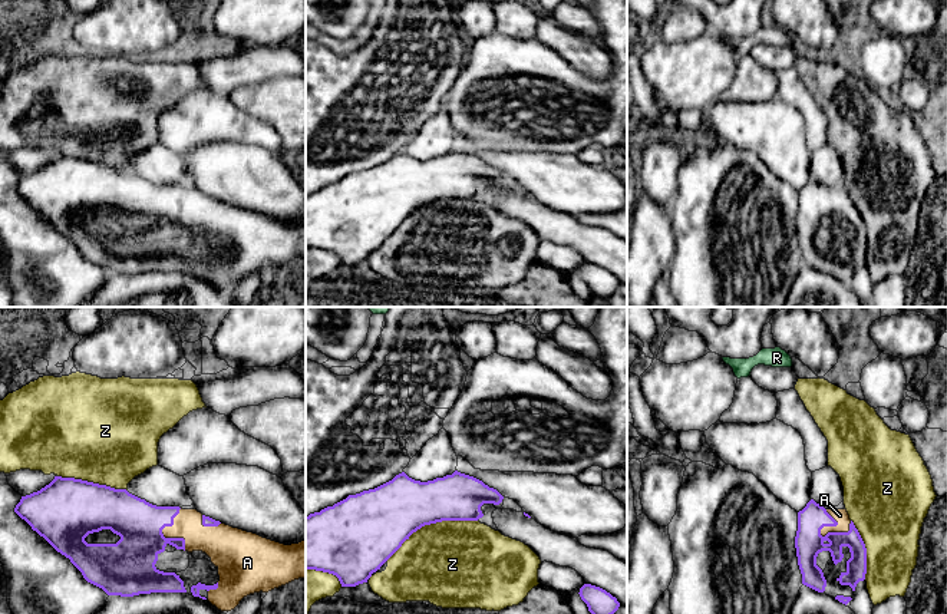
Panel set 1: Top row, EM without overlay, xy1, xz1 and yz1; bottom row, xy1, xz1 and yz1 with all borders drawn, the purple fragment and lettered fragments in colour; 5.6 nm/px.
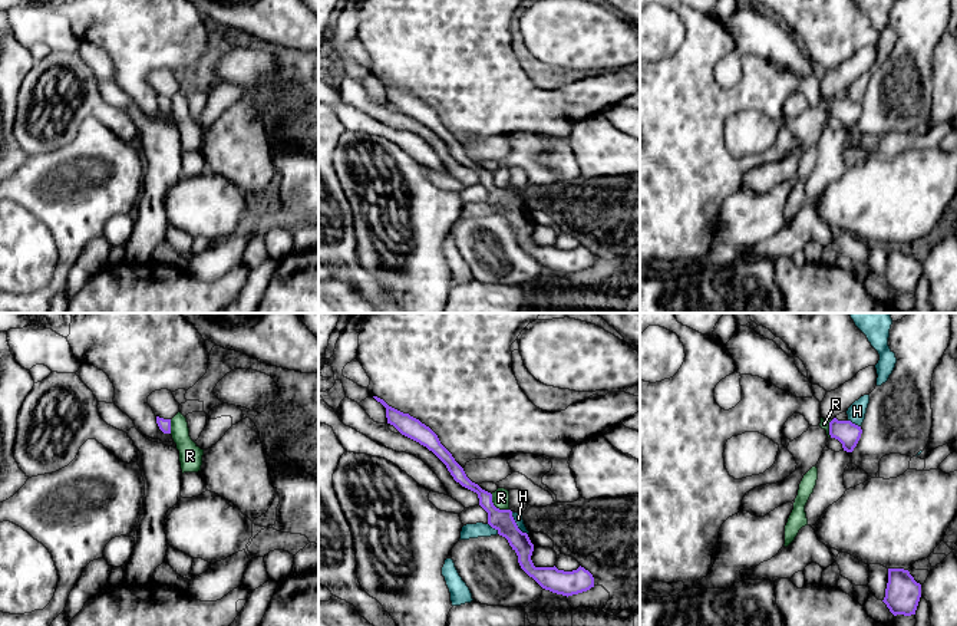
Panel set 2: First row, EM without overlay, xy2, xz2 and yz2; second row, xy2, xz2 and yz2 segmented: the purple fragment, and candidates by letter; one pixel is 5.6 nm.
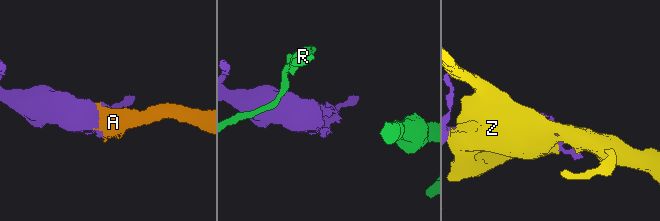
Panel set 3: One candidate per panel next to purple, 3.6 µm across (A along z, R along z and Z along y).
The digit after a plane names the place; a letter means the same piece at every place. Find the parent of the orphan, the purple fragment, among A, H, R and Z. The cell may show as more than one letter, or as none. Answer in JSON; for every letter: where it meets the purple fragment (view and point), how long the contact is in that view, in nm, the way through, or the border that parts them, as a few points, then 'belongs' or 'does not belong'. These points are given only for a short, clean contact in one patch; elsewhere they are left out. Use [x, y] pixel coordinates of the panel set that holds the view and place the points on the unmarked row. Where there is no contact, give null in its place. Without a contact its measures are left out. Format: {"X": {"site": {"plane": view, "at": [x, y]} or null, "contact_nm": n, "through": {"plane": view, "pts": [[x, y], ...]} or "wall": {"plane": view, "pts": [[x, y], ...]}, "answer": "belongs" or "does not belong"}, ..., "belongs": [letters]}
{"A": {"site": {"plane": "yz1", "at": [820, 210]}, "contact_nm": 200, "answer": "belongs"}, "H": {"site": {"plane": "xz2", "at": [515, 203]}, "contact_nm": 160, "answer": "does not belong"}, "R": {"site": {"plane": "xz2", "at": [495, 185]}, "contact_nm": 140, "wall": {"plane": "xz2", "pts": [[491, 173], [491, 180], [497, 185], [508, 188]]}, "answer": "does not belong"}, "Z": {"site": {"plane": "xz1", "at": [431, 201]}, "contact_nm": 550, "answer": "does not belong"}, "belongs": ["A"]}

